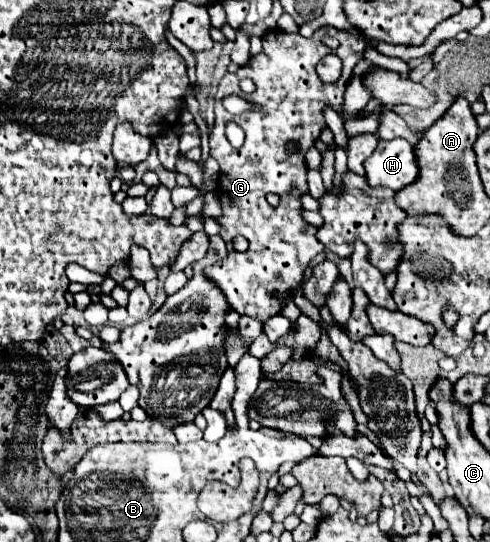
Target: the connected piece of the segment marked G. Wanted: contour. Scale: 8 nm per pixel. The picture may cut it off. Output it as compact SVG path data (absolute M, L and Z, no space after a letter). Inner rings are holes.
M320 28L312 38L272 30L262 36L262 42L262 52L246 66L242 66L236 74L228 72L220 80L216 94L216 124L210 134L210 156L214 156L220 164L216 196L224 212L218 222L222 224L220 236L228 246L228 258L206 268L206 276L218 284L228 304L236 312L254 316L258 320L266 320L280 312L282 304L272 298L270 292L276 290L284 298L286 294L296 290L302 284L304 270L310 260L324 250L322 242L318 242L318 238L314 236L316 228L306 224L300 216L300 196L308 190L308 168L304 154L314 144L320 130L326 126L322 108L332 106L334 110L340 110L342 94L352 76L352 68L362 58L362 52L366 48L360 38L354 38L336 28ZM322 36L338 38L340 46L336 50L328 48L322 42ZM326 54L336 54L342 60L342 76L334 84L324 84L314 70L320 58L324 58ZM242 78L252 78L252 82L256 84L256 90L252 94L244 94L240 90L238 82ZM228 94L236 94L264 106L264 112L258 112L258 122L254 122L256 112L232 116L232 122L236 122L246 134L246 142L240 150L232 148L224 134L228 112L222 106L222 98L226 98ZM290 144L294 144L298 152L290 152ZM268 192L280 196L280 204L276 208L266 202ZM238 234L242 234L249 242L249 248L245 252L236 252L232 246L232 240Z

